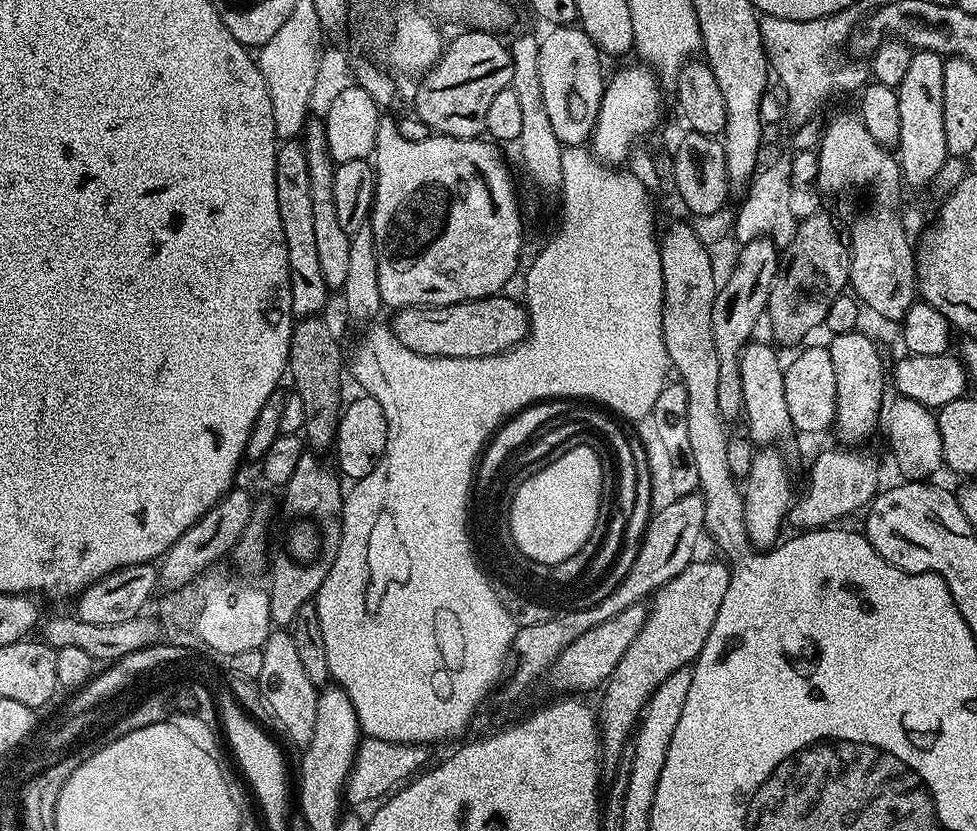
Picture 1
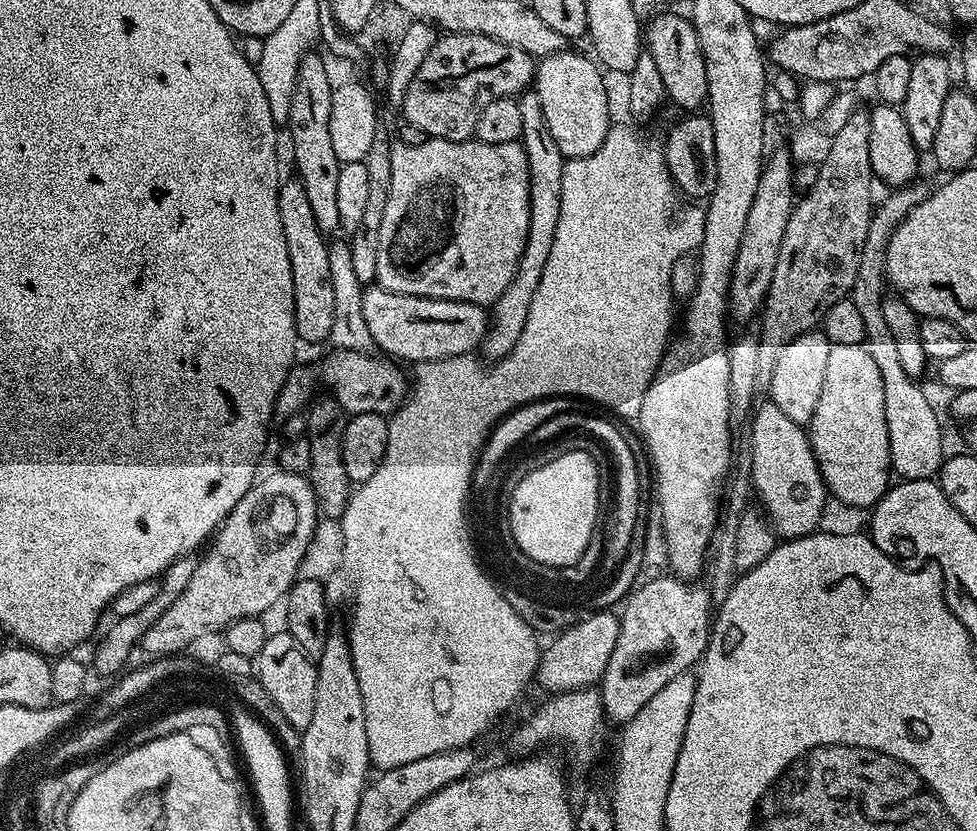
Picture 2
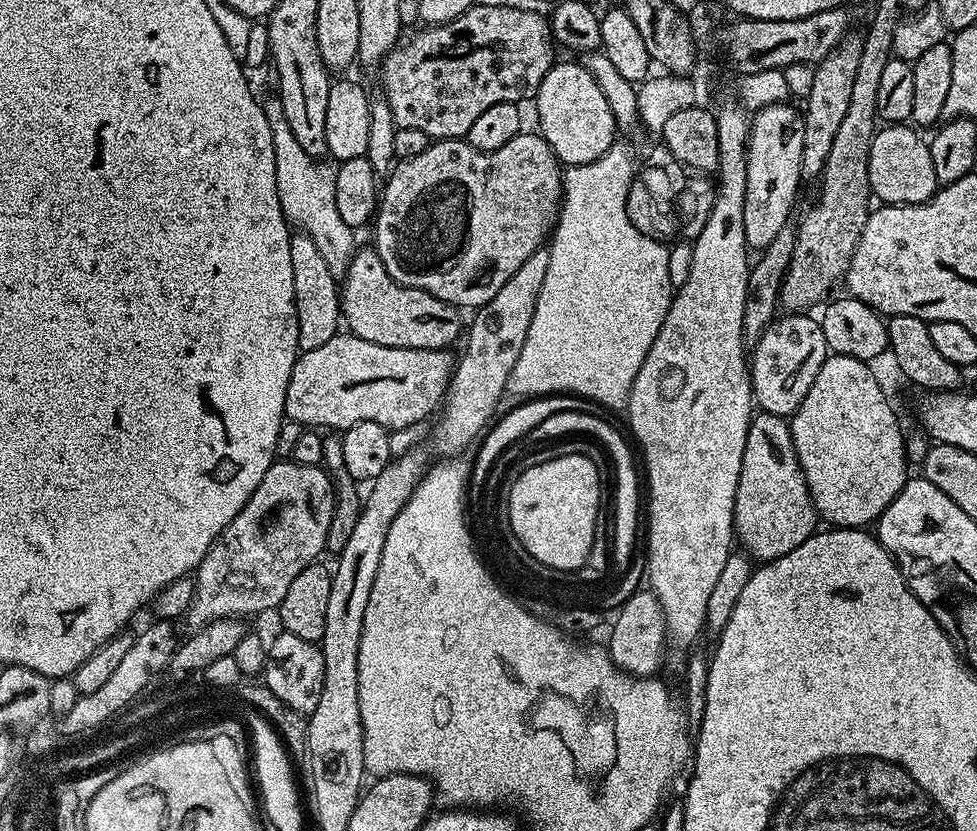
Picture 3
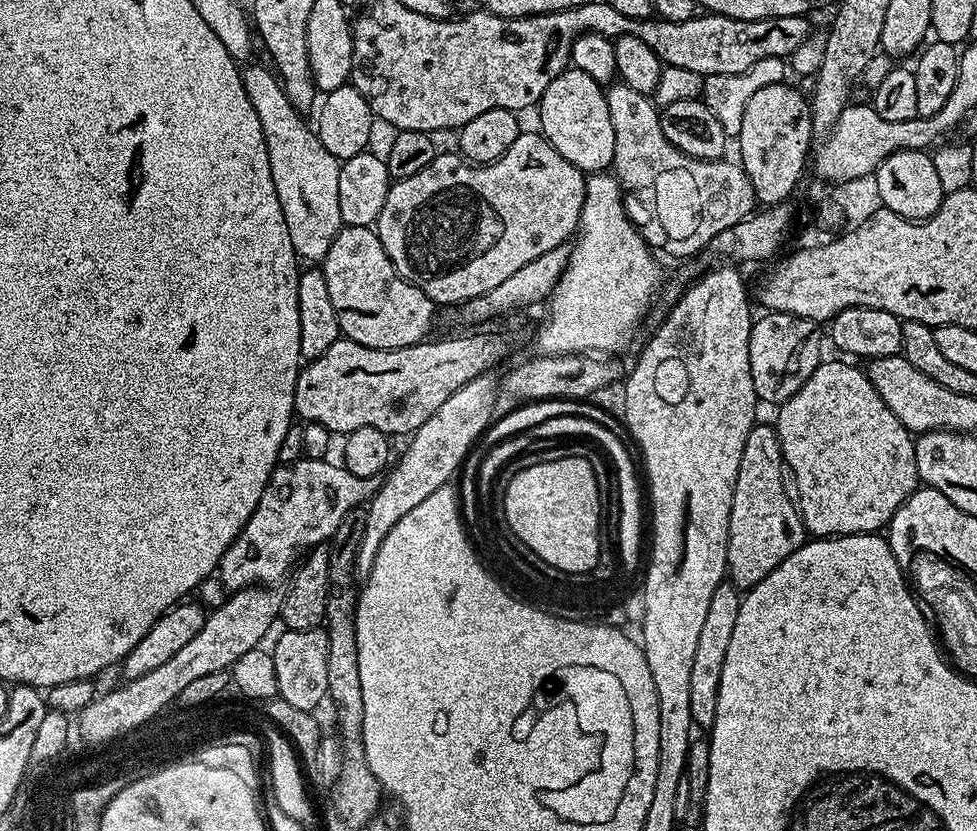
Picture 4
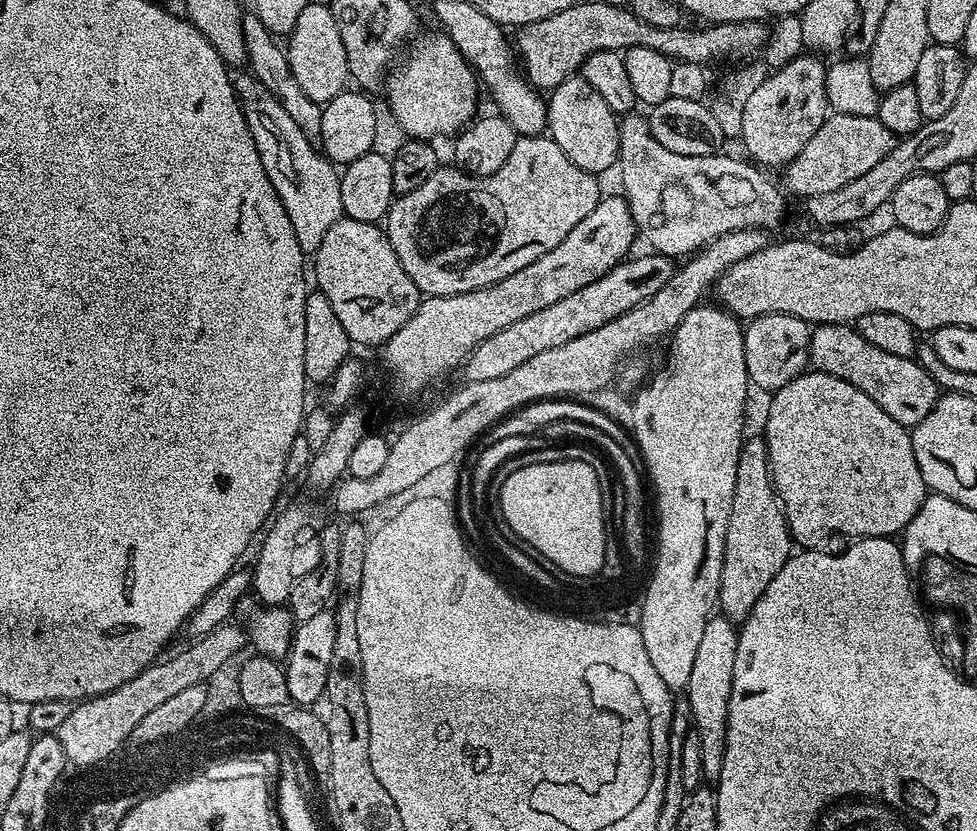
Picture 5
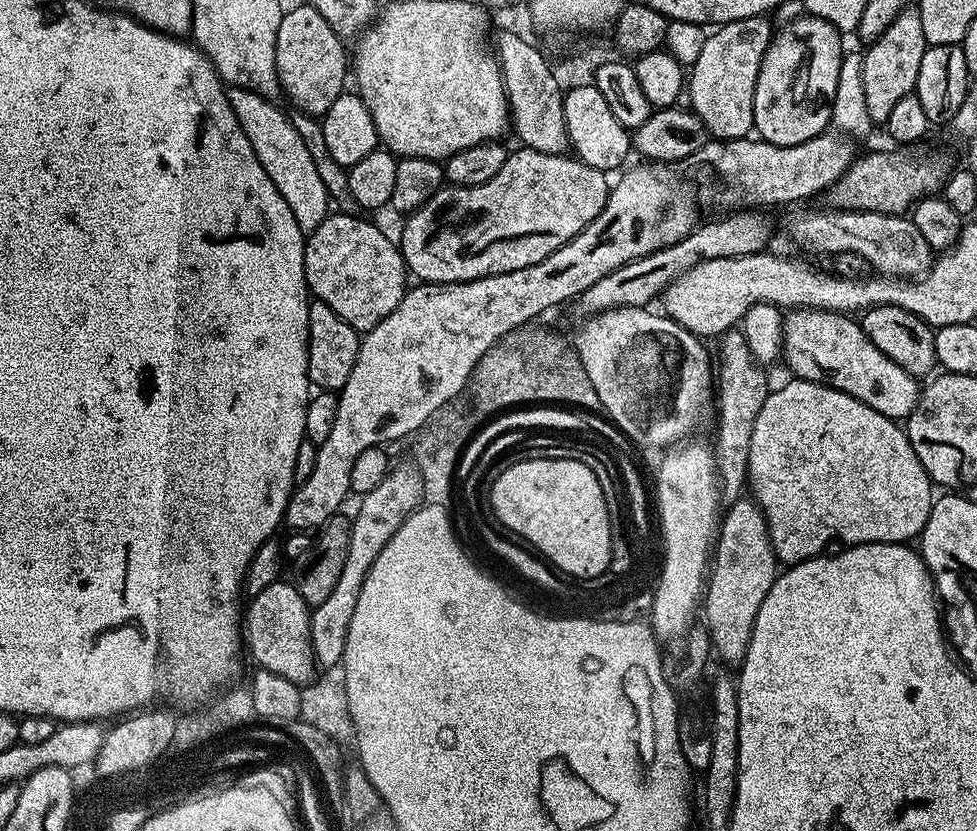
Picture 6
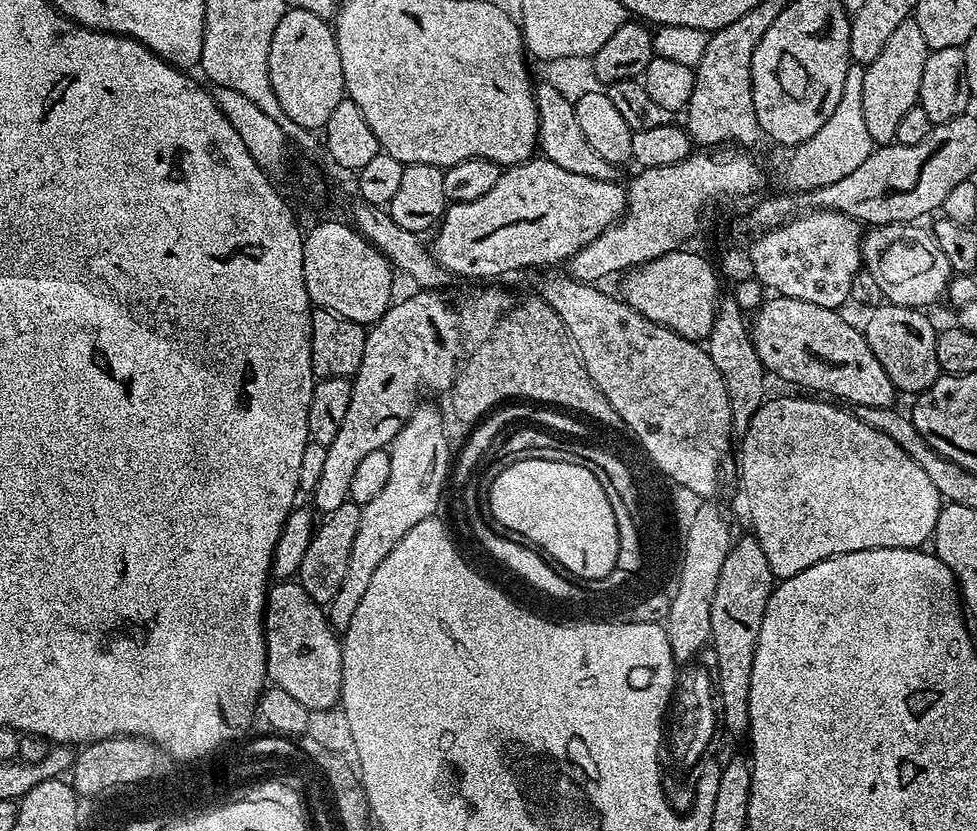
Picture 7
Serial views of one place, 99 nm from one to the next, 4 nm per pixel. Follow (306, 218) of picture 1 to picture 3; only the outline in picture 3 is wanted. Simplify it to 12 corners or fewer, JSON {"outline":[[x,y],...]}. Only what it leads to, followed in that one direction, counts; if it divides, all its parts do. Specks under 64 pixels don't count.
{"outline":[[305,232],[290,238],[300,352],[342,328],[340,284]]}

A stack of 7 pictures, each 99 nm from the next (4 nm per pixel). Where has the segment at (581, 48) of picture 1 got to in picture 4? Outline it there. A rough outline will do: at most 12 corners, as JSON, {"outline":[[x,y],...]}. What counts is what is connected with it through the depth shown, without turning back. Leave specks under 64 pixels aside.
{"outline":[[571,66],[542,94],[539,131],[585,174],[612,168],[605,89]]}

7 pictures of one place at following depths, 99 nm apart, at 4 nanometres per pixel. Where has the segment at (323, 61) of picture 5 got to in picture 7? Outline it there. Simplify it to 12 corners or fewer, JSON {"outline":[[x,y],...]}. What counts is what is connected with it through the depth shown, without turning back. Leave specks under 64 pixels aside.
{"outline":[[288,8],[269,76],[292,122],[323,129],[346,98],[333,25]]}

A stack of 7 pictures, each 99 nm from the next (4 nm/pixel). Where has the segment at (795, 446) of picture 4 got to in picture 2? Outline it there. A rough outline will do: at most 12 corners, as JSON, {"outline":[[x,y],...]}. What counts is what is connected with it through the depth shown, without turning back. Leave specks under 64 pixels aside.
{"outline":[[833,344],[812,419],[831,499],[868,510],[894,476],[882,378]]}

